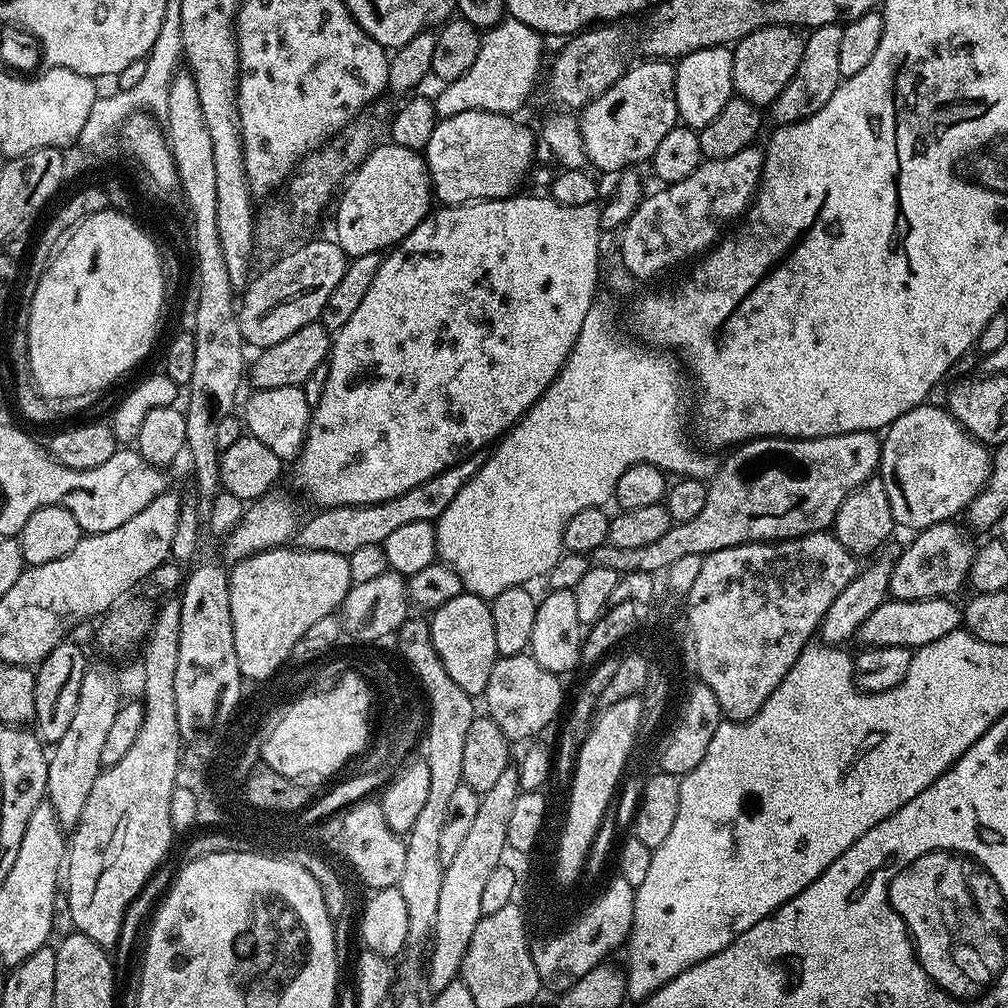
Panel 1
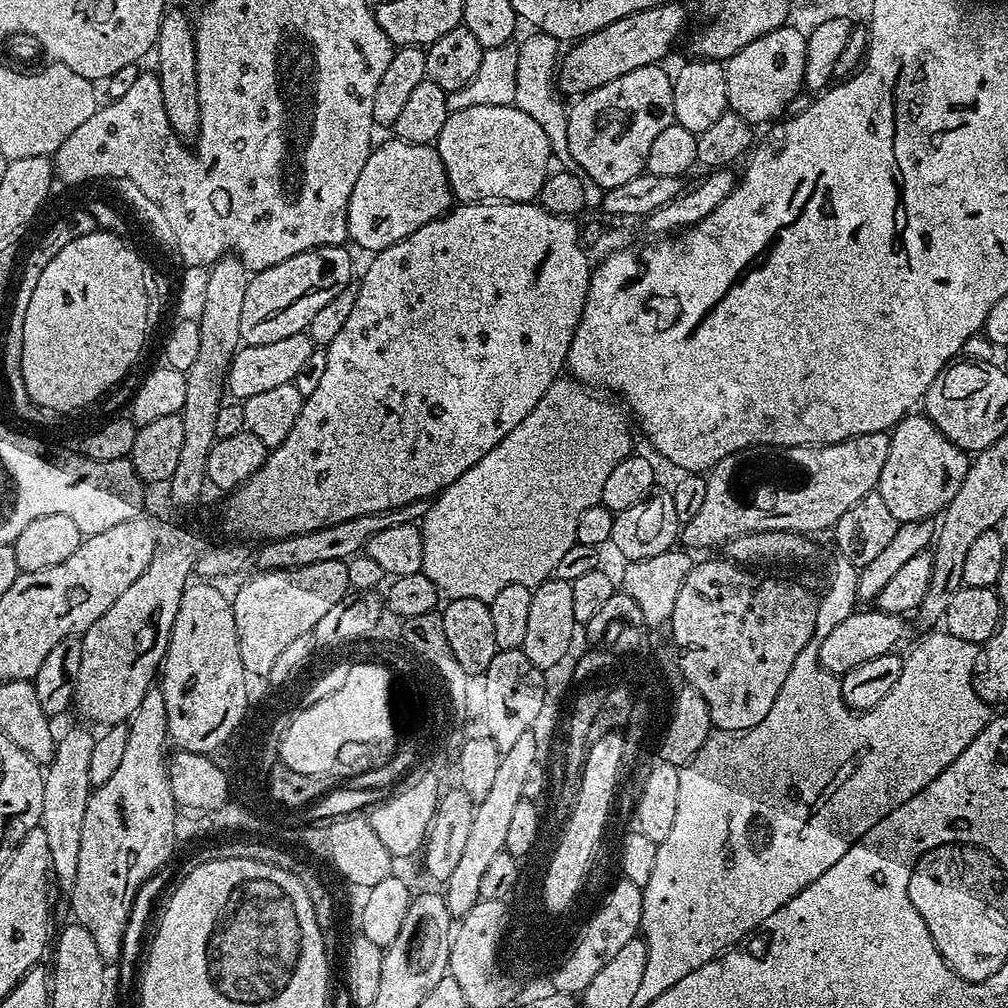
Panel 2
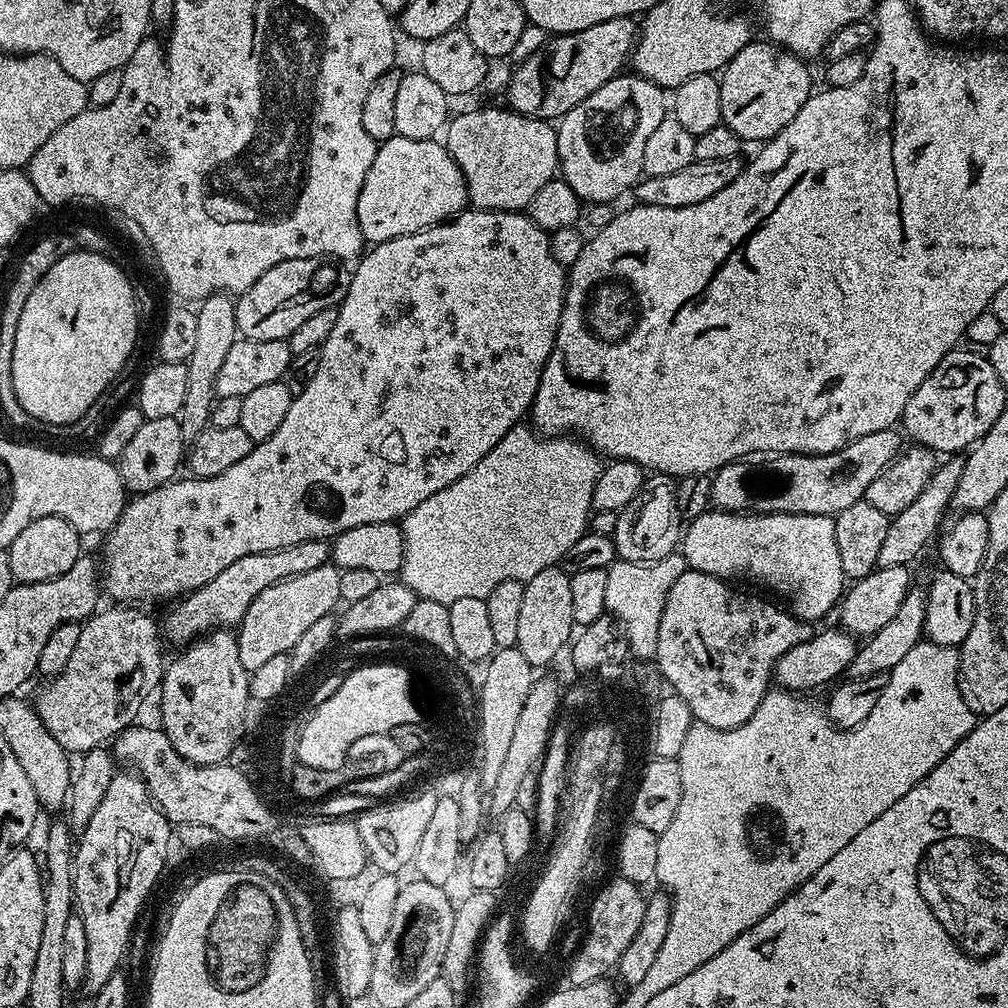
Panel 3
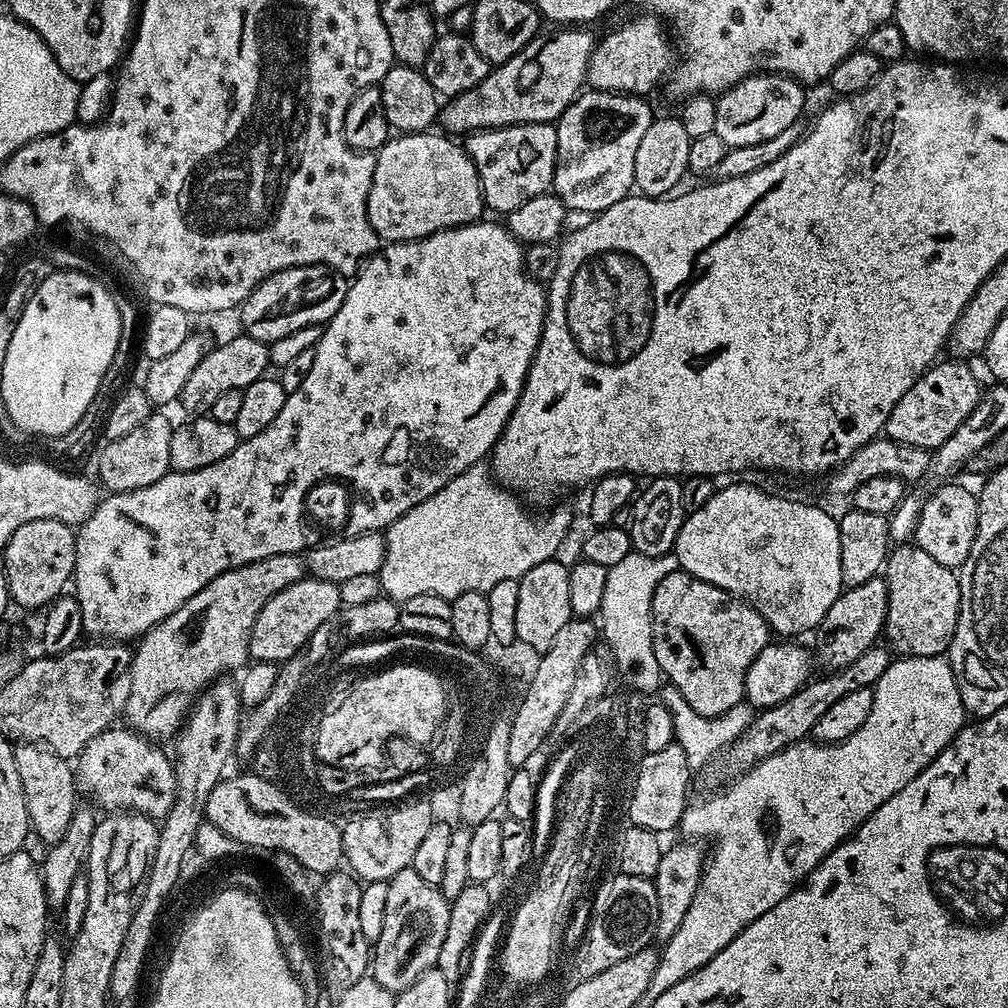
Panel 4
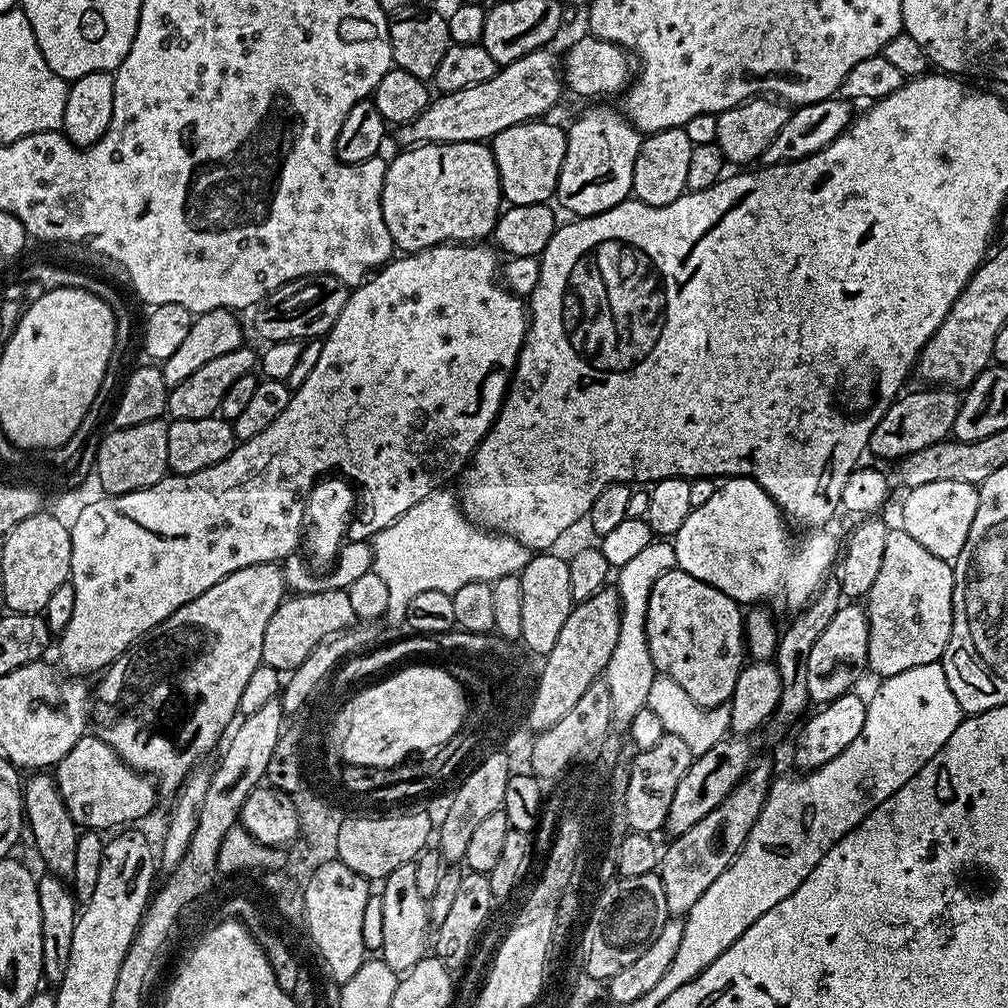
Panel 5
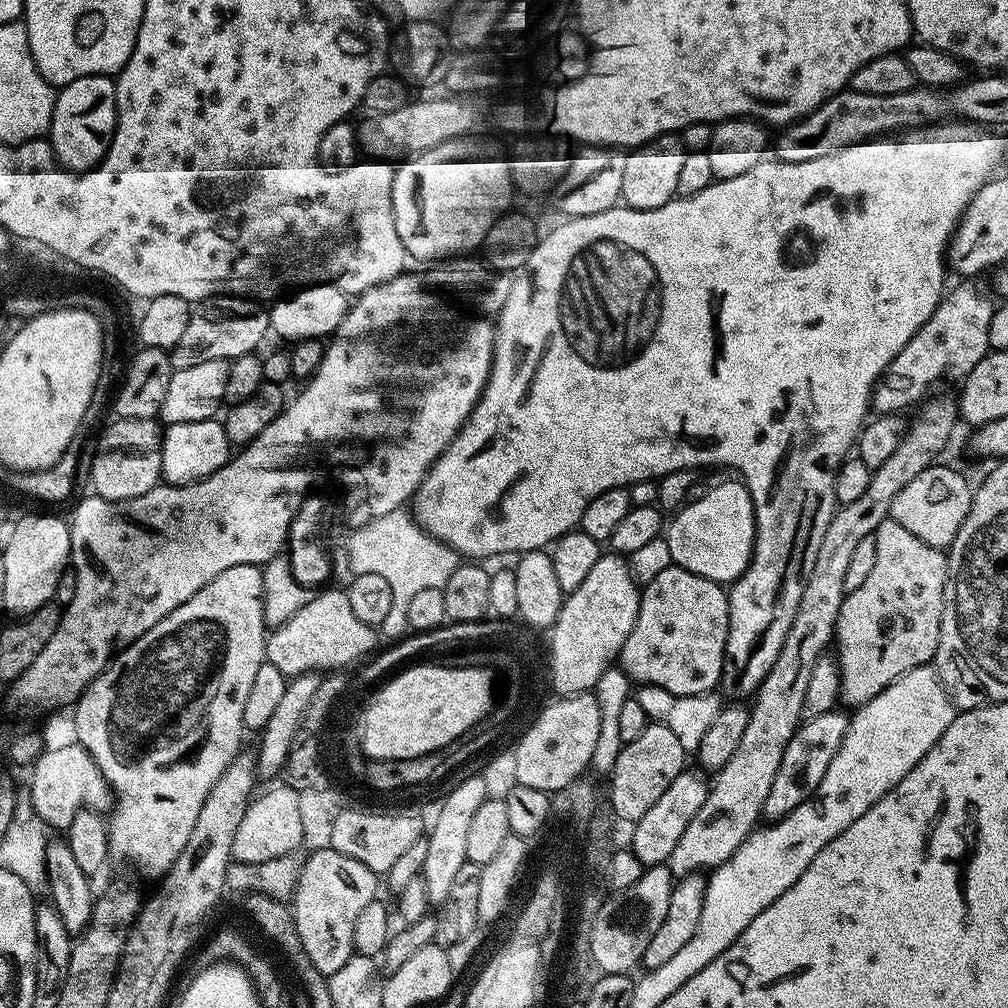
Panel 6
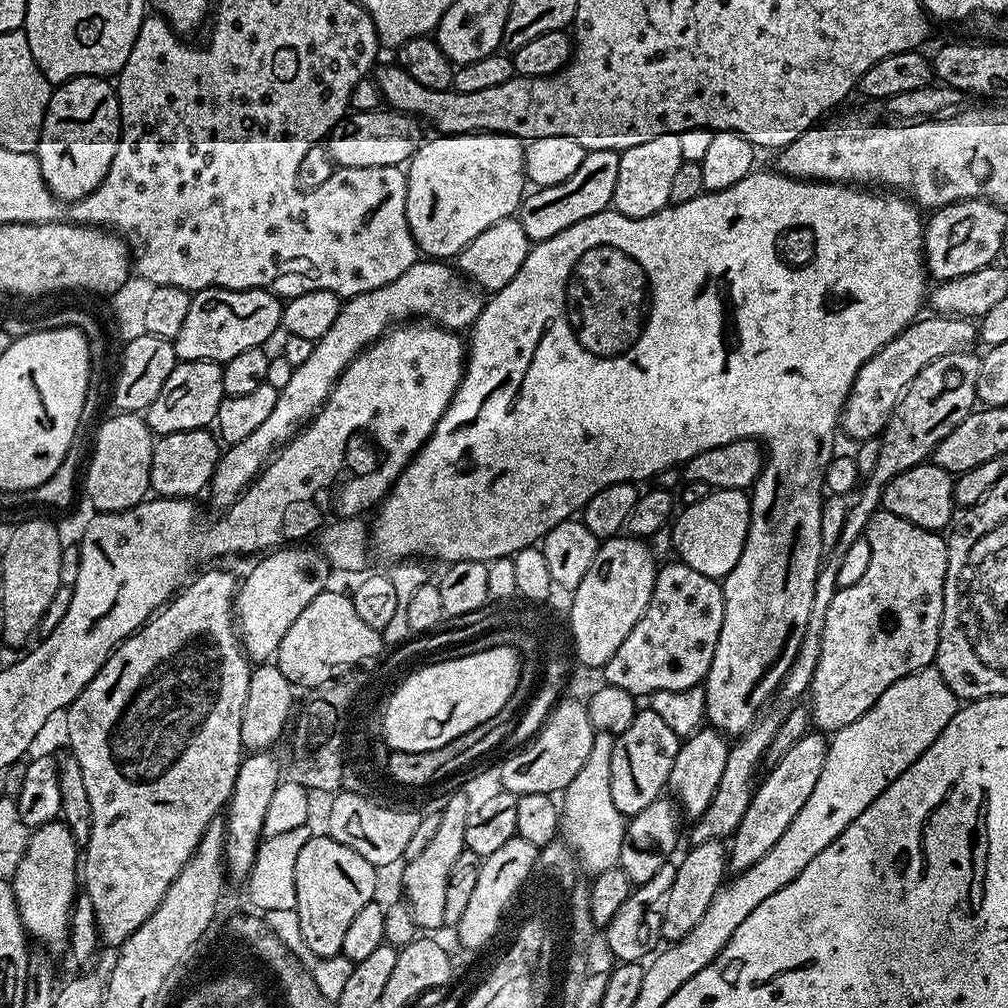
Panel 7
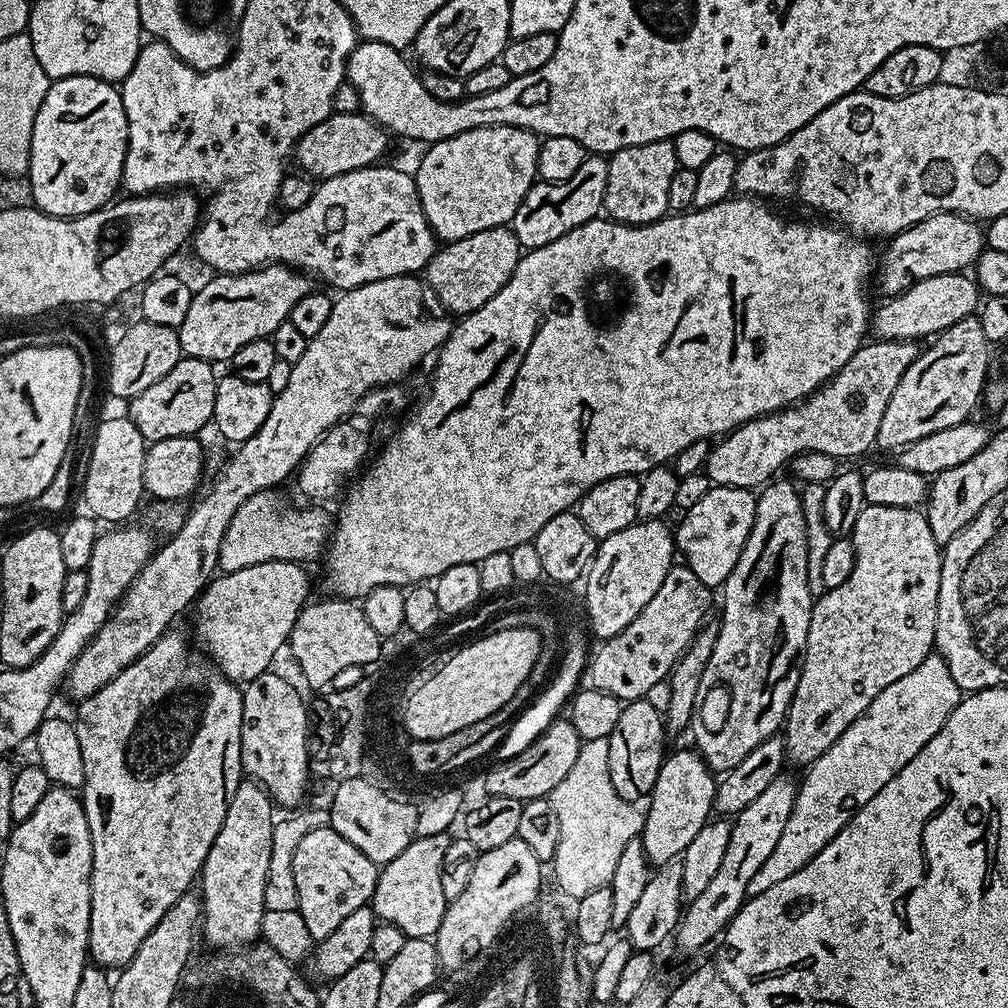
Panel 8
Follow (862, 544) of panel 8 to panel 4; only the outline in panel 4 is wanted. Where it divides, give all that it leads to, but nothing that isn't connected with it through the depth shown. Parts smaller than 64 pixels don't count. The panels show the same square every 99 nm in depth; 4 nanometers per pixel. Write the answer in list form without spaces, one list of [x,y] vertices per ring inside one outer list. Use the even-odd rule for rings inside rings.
[[[912,542],[897,544],[889,551],[882,575],[888,584],[888,609],[883,630],[886,640],[888,636],[887,643],[901,657],[944,656],[952,645],[960,617],[959,575],[942,566],[942,562],[934,562],[926,550]]]

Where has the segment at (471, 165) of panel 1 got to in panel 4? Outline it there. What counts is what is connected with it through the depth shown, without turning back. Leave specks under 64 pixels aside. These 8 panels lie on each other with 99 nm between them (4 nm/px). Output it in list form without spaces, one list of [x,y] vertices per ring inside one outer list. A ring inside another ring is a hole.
[[[515,124],[505,128],[481,128],[479,132],[467,137],[466,151],[468,157],[480,175],[480,185],[484,191],[484,203],[501,214],[518,210],[522,202],[538,198],[543,192],[552,188],[552,175],[556,169],[556,130],[552,124]]]

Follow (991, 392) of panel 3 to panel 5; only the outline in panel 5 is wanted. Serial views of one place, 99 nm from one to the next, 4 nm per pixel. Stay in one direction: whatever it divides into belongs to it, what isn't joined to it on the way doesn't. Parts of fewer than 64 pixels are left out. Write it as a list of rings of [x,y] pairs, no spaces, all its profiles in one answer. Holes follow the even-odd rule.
[[[944,386],[925,388],[928,388],[925,392],[905,391],[892,401],[891,406],[885,410],[878,424],[874,426],[874,432],[870,434],[868,452],[871,455],[876,455],[880,460],[896,462],[902,456],[914,454],[926,446],[934,446],[934,442],[949,439],[960,409],[961,397]]]

